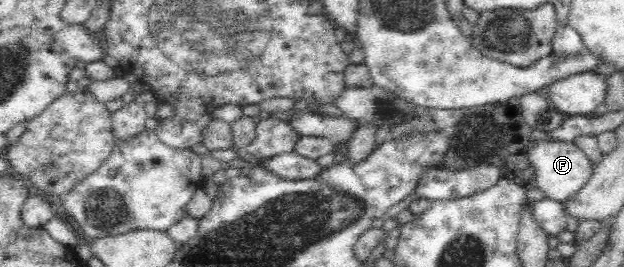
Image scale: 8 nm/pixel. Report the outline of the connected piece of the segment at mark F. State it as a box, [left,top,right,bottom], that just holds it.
[529,141,593,202]

